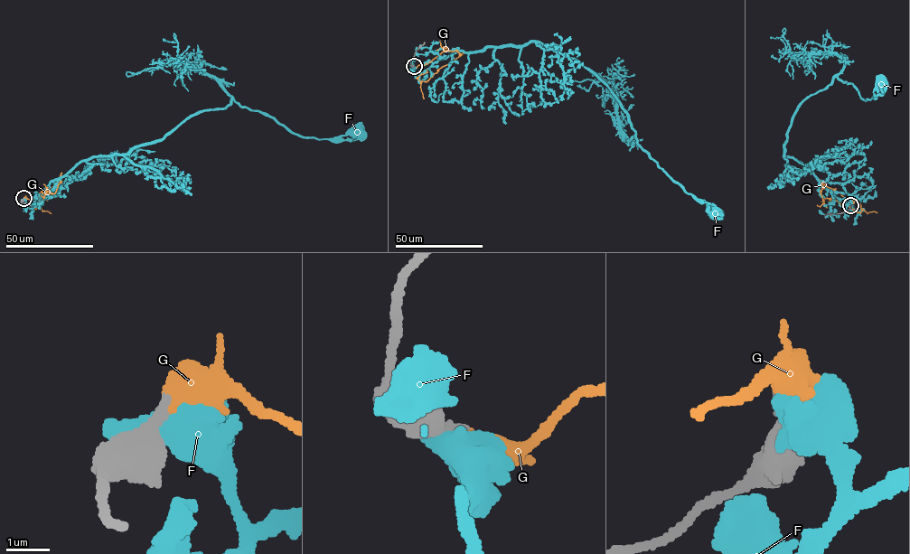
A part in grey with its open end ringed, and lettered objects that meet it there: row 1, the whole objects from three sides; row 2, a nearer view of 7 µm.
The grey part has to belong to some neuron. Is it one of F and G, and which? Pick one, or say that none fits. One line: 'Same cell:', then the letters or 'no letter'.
Same cell: G

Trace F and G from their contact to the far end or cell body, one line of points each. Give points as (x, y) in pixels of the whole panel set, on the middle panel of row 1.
F: (413, 66), (421, 73), (454, 52), (531, 42), (557, 49), (608, 88), (638, 143), (715, 215)
G: (414, 66), (426, 64), (444, 51), (456, 51), (461, 54), (421, 82), (424, 98)

